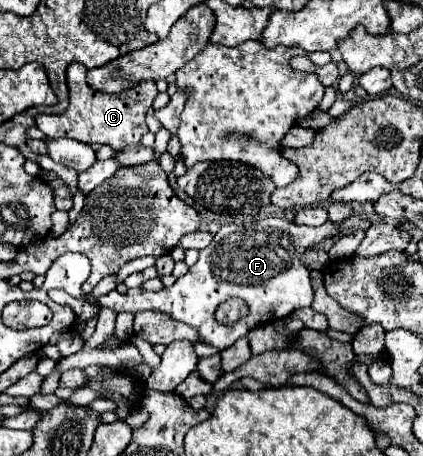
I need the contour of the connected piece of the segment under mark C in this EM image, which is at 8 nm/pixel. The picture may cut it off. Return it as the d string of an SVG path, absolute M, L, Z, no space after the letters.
M78 62L68 68L66 72L68 90L70 90L68 110L62 114L52 114L52 116L40 114L36 116L36 126L48 138L74 138L84 144L108 144L116 154L128 146L138 146L140 138L148 132L144 116L146 116L146 110L152 108L152 102L158 94L156 84L152 80L146 80L120 94L104 94L88 86L86 72L88 72L86 66L80 66Z

